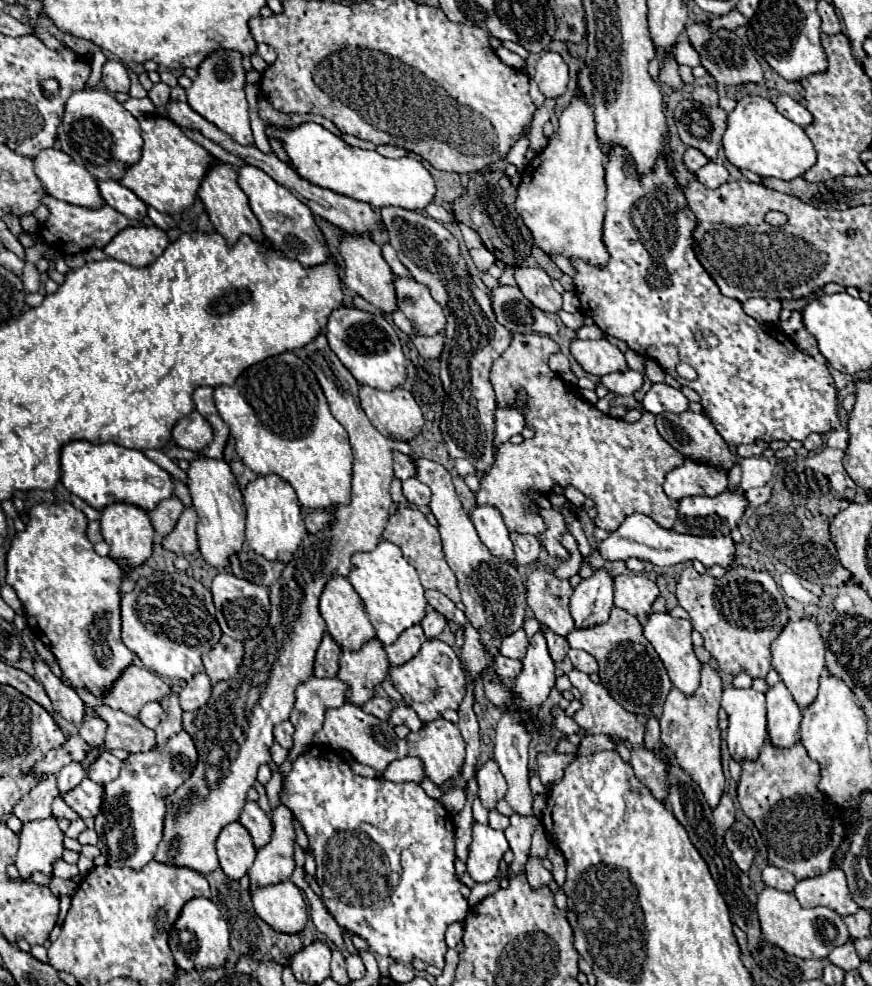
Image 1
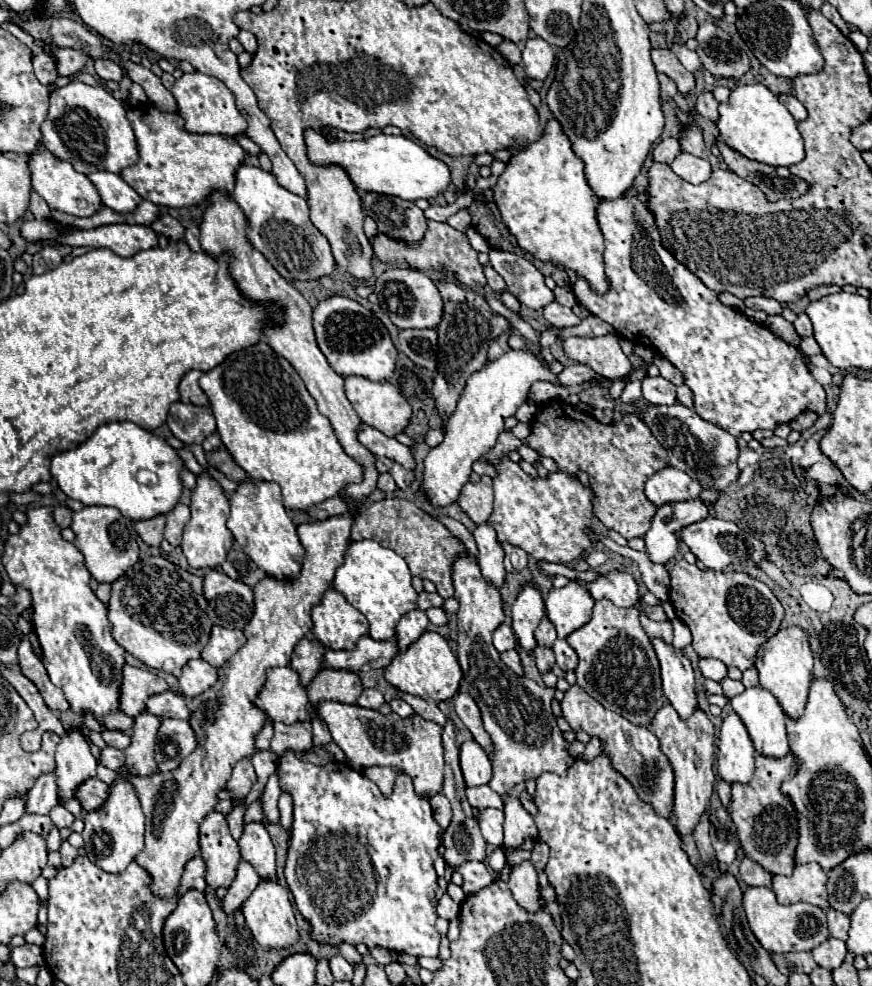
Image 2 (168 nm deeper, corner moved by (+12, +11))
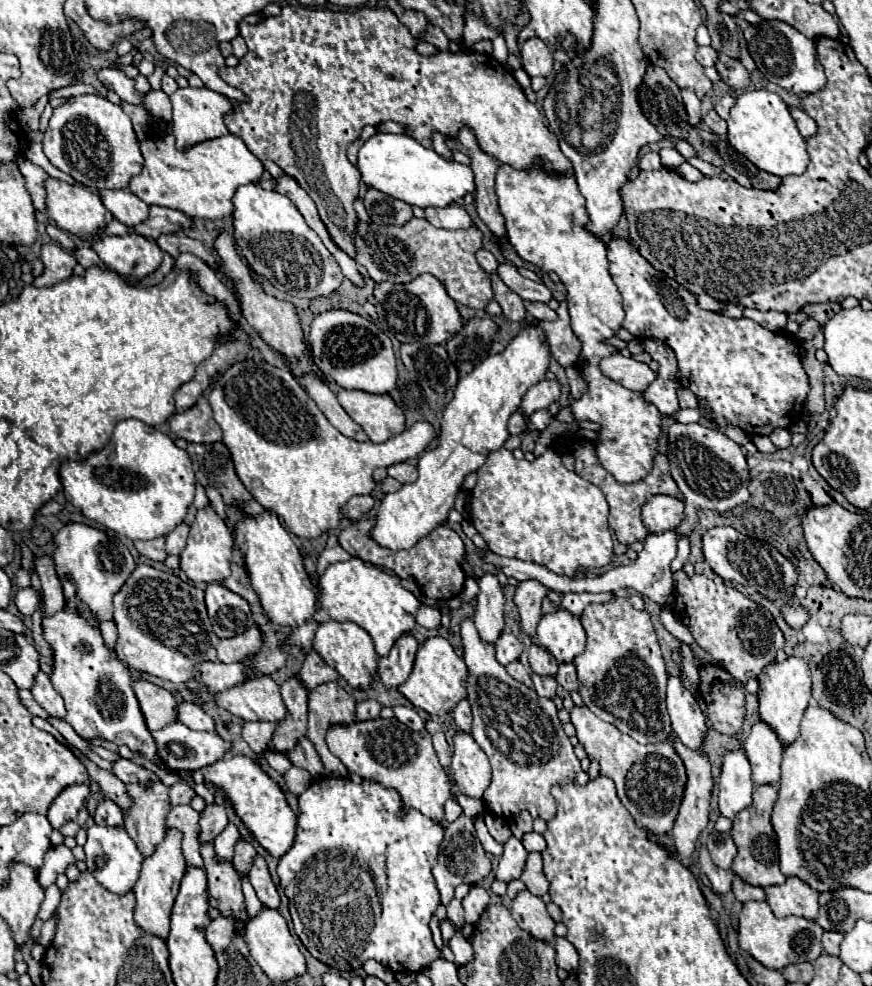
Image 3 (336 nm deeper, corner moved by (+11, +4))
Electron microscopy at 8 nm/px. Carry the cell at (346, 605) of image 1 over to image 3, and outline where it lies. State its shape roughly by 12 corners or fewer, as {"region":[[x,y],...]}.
{"region":[[323,622],[313,648],[359,690],[377,674],[371,636],[353,622]]}

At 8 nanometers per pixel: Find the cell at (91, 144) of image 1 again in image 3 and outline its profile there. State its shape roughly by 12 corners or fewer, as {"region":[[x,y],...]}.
{"region":[[97,94],[53,110],[43,152],[91,190],[143,168],[129,116]]}

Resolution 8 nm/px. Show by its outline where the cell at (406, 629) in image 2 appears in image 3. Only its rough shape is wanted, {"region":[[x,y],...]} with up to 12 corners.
{"region":[[411,634],[379,658],[379,678],[393,690],[409,678],[417,646]]}

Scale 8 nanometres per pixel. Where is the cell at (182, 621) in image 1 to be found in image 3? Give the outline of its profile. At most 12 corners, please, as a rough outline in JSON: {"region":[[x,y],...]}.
{"region":[[141,564],[113,596],[123,664],[173,684],[213,636],[201,588]]}

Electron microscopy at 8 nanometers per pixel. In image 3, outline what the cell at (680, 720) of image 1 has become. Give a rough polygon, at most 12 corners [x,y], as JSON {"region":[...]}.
{"region":[[671,740],[687,768],[685,796],[671,830],[687,862],[709,822],[711,764]]}

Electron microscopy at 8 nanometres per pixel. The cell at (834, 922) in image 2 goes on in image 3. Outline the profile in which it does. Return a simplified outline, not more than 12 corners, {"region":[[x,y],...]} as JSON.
{"region":[[823,932],[823,952],[839,956],[841,932]]}

